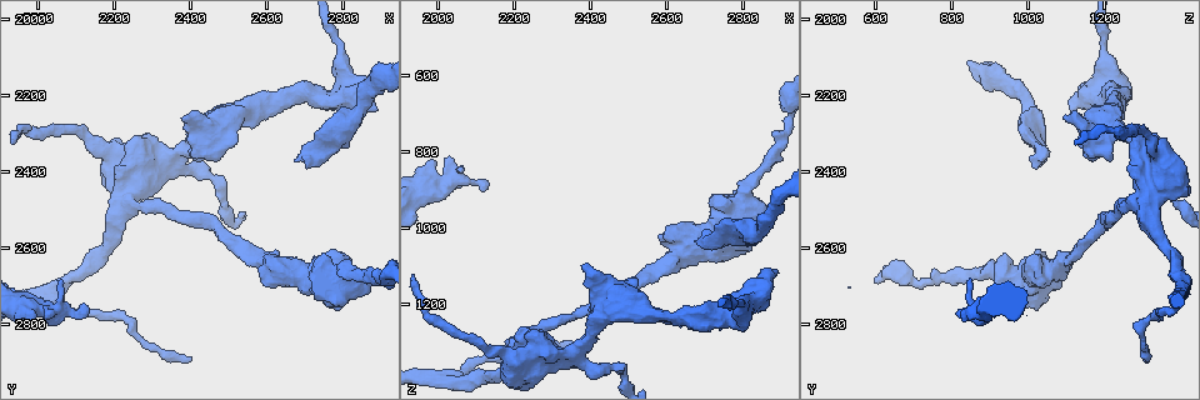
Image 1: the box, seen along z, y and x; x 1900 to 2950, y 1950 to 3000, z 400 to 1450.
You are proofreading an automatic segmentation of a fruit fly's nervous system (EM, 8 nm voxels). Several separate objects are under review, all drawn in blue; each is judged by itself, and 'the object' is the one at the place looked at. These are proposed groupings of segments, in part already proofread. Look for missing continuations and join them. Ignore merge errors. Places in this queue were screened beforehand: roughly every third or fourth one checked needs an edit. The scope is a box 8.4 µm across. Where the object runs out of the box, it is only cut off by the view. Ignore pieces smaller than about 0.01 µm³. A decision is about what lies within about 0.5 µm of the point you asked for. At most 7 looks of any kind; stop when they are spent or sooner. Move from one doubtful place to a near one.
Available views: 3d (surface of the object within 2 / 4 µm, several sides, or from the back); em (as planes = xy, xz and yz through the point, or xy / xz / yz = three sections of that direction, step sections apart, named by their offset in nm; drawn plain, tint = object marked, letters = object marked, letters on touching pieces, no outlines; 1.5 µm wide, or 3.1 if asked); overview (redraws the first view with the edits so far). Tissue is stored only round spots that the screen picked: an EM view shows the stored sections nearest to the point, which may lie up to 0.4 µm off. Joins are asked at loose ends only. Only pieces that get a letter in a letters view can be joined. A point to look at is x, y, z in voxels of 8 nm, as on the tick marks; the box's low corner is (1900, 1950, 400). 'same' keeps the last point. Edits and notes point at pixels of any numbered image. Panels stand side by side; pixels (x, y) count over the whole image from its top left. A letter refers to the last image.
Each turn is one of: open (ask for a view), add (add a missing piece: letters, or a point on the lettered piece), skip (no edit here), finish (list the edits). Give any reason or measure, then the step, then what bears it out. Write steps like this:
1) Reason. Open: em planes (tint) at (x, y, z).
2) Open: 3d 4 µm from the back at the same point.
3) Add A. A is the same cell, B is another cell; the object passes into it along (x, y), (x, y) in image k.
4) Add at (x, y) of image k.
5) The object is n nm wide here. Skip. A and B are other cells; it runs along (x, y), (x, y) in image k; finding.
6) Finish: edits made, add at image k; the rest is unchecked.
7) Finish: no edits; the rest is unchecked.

Stops while still wide. Open: em planes (plain) at (2885, 2230, 1105).

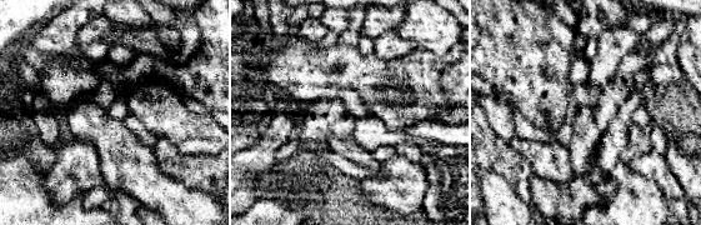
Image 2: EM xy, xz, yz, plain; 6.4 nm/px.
Open: em planes (letters) at the same point.

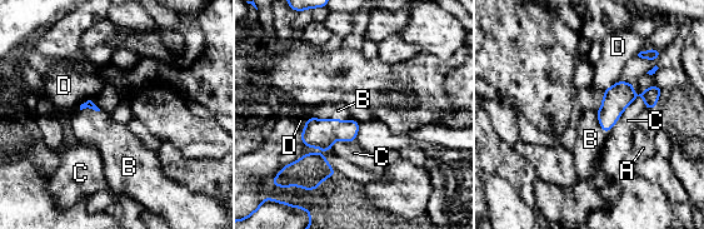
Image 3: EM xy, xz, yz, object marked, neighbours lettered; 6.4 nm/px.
The longest contact is with C, 340 nm. Add at (338, 110) of image 3. B is the same cell, A, C and D are other cells; it goes on there.

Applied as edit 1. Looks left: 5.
Open: overview.

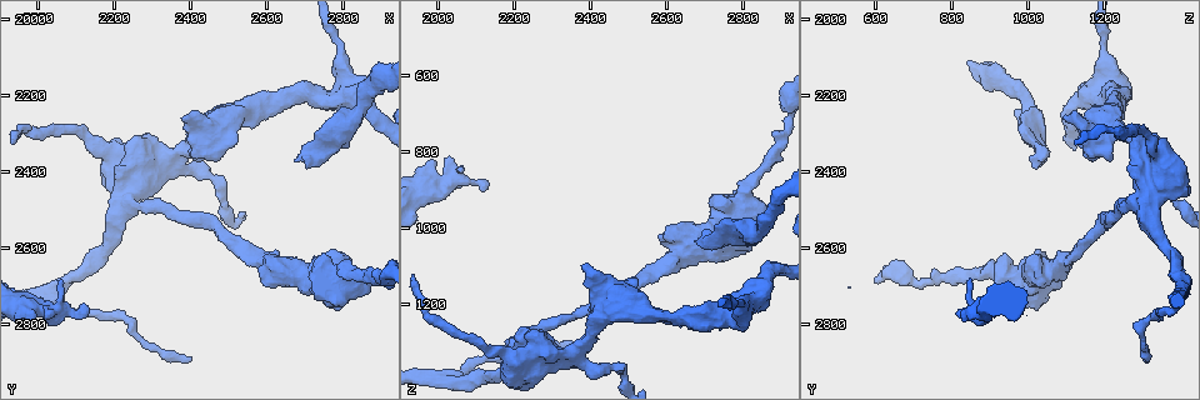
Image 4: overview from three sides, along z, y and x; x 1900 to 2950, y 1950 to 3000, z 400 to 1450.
Thick end. Open: em planes (letters) at (2595, 2615, 1025).

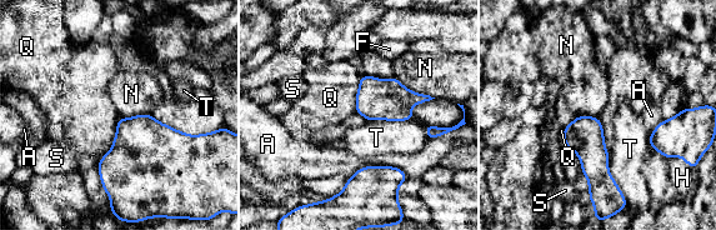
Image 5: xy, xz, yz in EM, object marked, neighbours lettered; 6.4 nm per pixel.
Skip. A, F, H, N, Q, S and T are other cells; a border runs along (394, 75), (406, 88), (435, 98) in image 5; none of them fits.

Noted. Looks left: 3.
An open end. Open: 3d 2 µm at (2675, 2375, 1030).

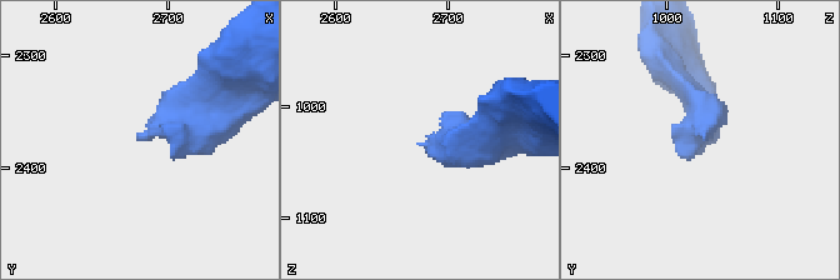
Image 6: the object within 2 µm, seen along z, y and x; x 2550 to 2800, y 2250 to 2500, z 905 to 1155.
Open: em planes (letters) at (2676, 2374, 1032).

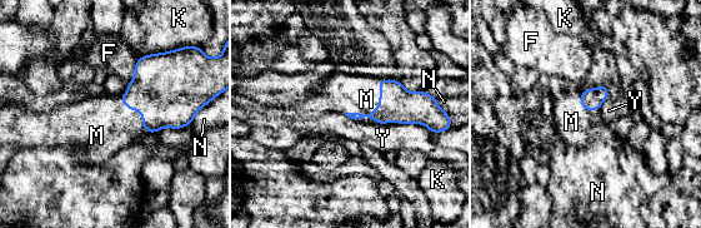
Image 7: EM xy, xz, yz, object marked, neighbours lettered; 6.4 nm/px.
The longest contact is with M, 300 nm. Add at (366, 99) of image 7. M is the same cell, F, K, N and Y are other cells; the object passes into it along (396, 104), (377, 108), (366, 99) in image 7; the cell continues.

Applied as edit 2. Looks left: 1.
Finish: edits made, add at image 3, add at image 7; the rest is unchecked.

